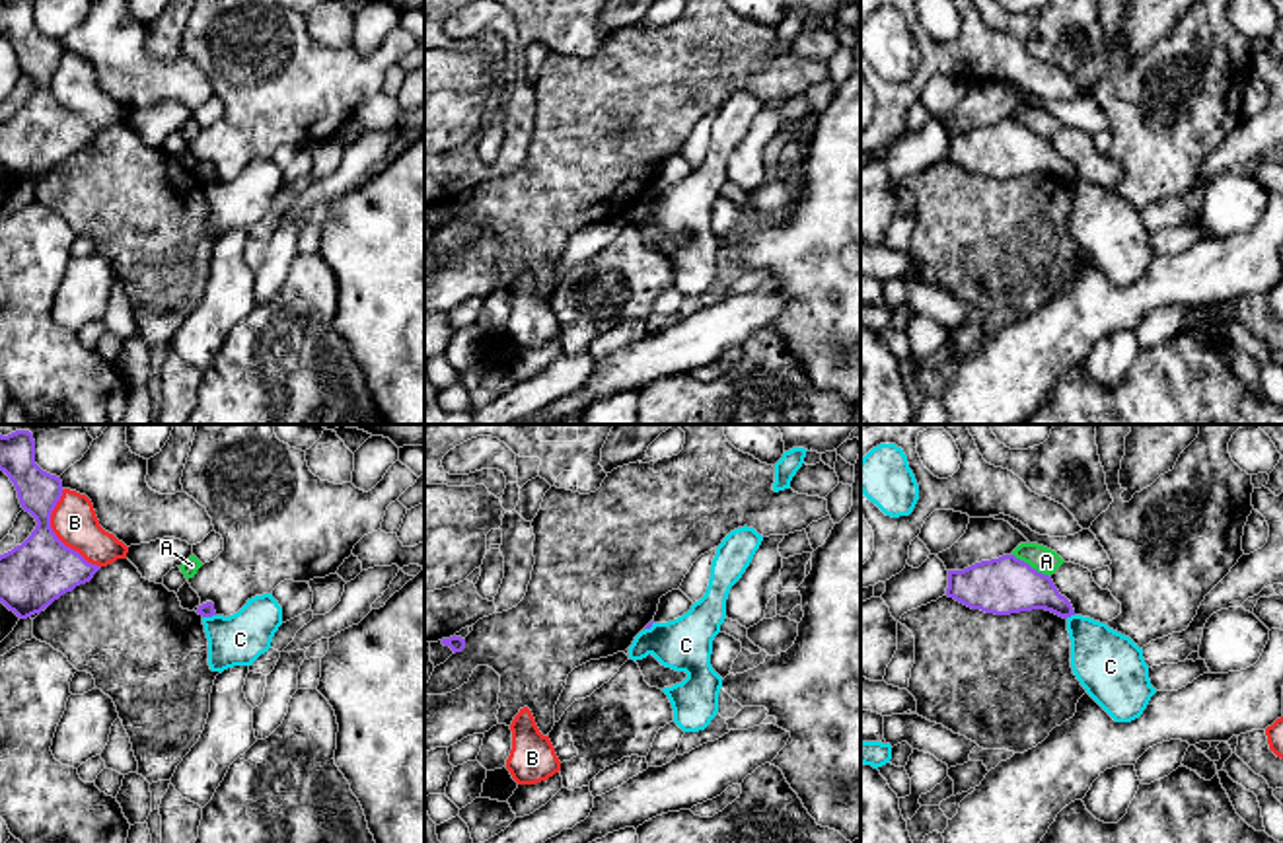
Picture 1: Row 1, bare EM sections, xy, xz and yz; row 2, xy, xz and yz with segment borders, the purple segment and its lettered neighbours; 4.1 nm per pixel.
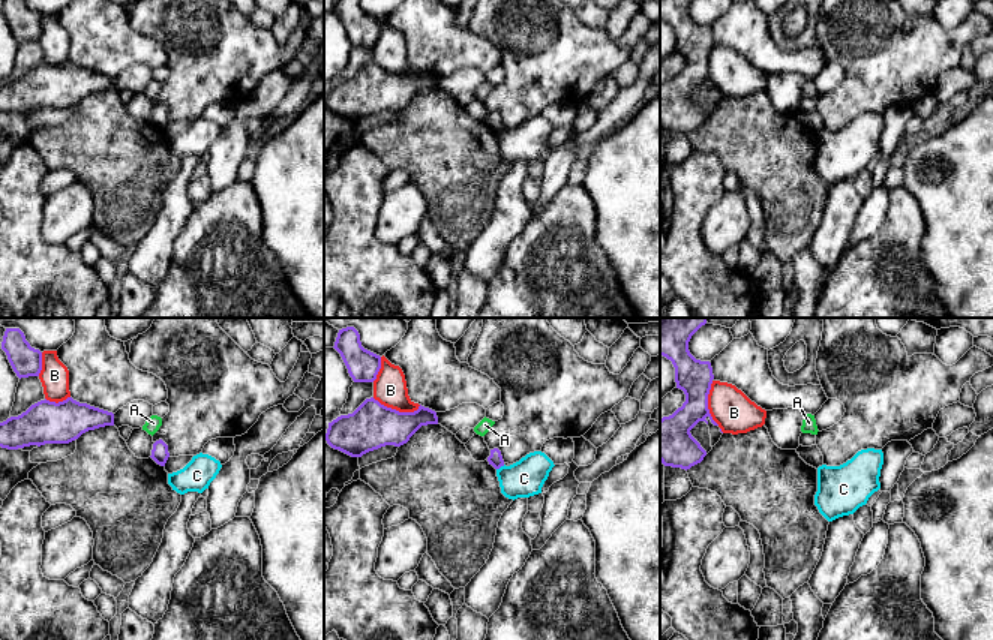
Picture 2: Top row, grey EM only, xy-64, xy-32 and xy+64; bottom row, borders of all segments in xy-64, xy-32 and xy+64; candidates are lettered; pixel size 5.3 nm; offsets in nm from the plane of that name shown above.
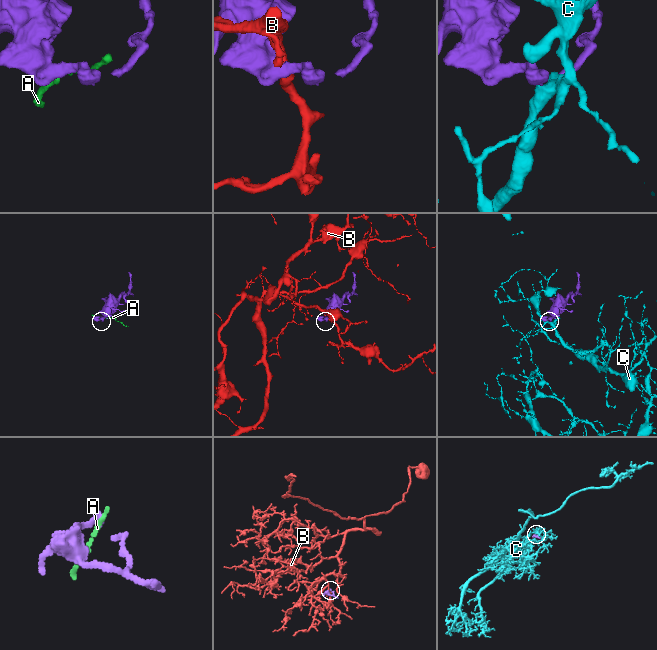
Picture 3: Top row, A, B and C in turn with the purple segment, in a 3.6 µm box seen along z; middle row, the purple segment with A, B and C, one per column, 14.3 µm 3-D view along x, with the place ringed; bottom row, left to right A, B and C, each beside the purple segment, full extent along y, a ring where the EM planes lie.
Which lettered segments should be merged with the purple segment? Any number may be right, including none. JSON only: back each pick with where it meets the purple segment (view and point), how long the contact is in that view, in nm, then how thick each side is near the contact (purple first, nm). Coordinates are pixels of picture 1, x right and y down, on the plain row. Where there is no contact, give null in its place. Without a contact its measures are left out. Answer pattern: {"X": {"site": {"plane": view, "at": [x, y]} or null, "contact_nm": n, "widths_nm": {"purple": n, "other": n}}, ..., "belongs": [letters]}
{"belongs": []}

